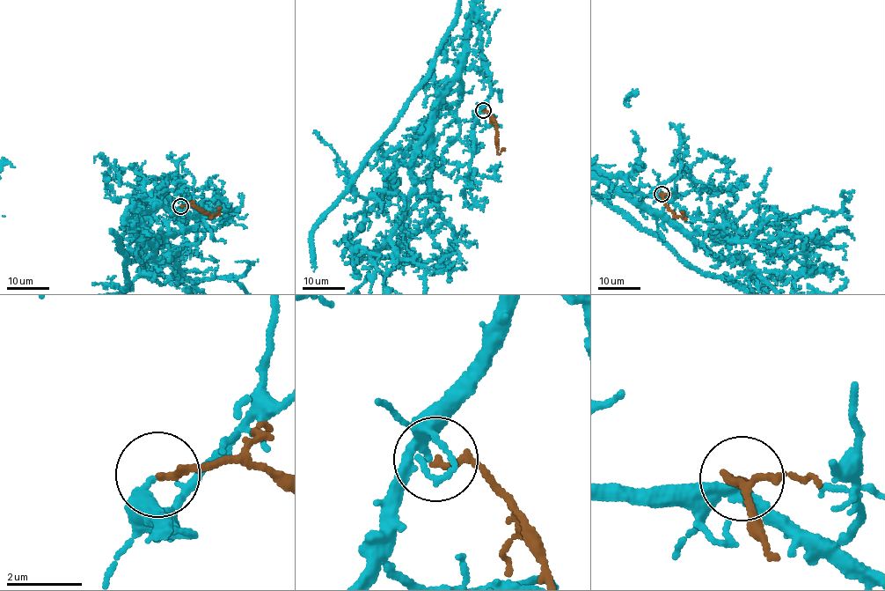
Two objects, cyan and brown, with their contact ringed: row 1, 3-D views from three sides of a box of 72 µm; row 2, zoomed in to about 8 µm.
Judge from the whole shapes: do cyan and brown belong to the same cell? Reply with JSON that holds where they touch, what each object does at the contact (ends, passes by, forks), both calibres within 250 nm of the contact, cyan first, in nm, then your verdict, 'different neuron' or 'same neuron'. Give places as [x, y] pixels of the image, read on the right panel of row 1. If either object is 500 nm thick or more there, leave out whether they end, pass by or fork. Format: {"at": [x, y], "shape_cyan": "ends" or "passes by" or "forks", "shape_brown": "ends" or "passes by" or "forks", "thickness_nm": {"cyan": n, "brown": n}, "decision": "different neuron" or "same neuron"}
{"at": [661, 194], "shape_cyan": "passes by", "shape_brown": "ends", "thickness_nm": {"cyan": 240, "brown": 180}, "decision": "same neuron"}

